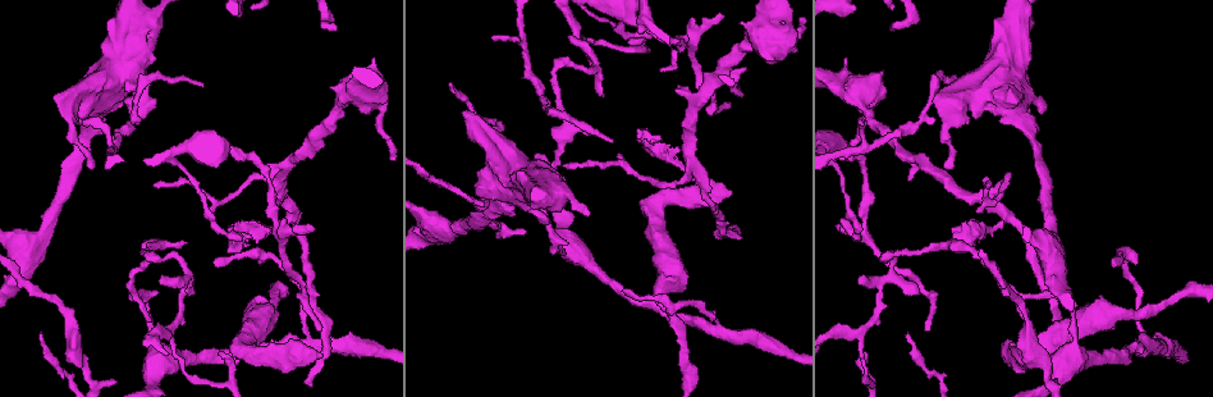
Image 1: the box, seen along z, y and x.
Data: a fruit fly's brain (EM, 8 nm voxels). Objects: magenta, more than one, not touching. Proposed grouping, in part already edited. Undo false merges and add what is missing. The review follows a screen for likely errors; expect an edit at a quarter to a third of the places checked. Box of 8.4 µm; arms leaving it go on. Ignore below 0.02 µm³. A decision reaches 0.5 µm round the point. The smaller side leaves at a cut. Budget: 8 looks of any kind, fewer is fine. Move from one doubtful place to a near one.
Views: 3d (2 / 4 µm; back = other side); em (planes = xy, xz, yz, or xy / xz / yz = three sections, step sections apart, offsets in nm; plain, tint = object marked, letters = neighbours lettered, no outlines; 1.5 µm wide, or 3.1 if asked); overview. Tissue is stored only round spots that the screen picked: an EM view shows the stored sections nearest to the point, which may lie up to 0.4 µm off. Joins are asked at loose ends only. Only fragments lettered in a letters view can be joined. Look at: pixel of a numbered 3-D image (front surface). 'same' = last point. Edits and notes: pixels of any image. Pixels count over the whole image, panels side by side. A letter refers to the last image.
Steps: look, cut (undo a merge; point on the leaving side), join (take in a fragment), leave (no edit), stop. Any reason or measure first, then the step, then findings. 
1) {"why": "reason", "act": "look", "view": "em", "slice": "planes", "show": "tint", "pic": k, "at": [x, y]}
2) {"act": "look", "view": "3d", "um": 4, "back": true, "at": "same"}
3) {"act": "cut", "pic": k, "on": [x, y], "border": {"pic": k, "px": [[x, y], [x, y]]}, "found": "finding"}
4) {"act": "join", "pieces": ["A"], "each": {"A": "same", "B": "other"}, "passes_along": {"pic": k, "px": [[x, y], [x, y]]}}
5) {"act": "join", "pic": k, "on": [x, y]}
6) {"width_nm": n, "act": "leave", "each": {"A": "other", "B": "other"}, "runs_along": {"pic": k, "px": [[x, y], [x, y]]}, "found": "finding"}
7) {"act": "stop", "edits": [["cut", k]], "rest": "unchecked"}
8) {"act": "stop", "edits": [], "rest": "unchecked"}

{"why": "tapers out", "act": "look", "view": "3d", "um": 4, "pic": 1, "at": [188, 242]}

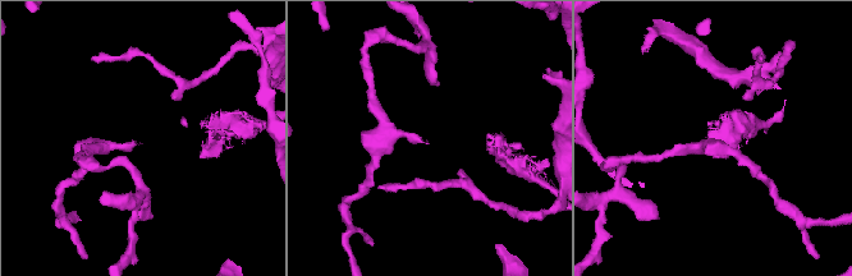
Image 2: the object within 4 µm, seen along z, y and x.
{"act": "look", "view": "em", "slice": "xy", "step": 8, "show": "plain", "pic": 2, "at": [142, 143]}

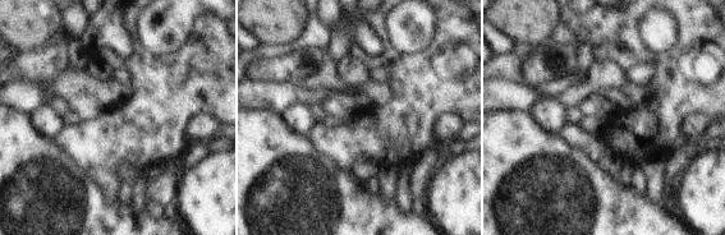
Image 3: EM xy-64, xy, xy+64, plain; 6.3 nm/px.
{"act": "look", "view": "em", "slice": "xy", "step": 8, "show": "letters", "at": "same"}

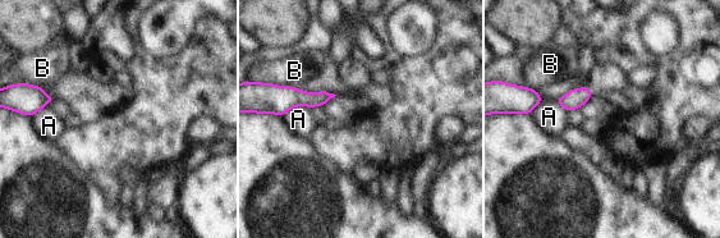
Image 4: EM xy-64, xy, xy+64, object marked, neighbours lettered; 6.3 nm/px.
{"act": "leave", "each": {"A": "other", "B": "other"}, "found": "none of them fits"}

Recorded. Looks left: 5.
{"why": "thick turns thin", "act": "look", "view": "em", "slice": "planes", "show": "plain", "pic": 1, "at": [179, 167]}

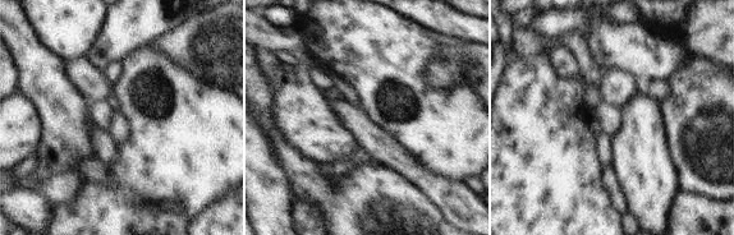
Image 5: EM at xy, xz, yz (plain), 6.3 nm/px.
{"why": "what lies round it", "act": "look", "view": "em", "slice": "planes", "show": "letters", "at": "same"}

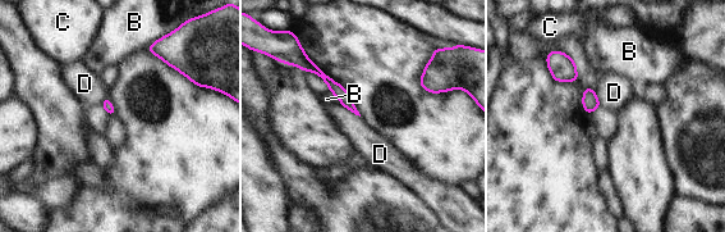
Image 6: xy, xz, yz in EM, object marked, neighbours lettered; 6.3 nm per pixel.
{"width_nm": 50, "act": "leave", "each": {"B": "other", "C": "other", "D": "other"}, "runs_along": {"pic": 6, "px": [[310, 68], [315, 68], [352, 108]]}, "found": "one neuron here"}

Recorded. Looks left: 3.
{"why": "three-way junction", "act": "look", "view": "em", "slice": "xy", "step": 4, "show": "letters", "pic": 1, "at": [865, 326]}

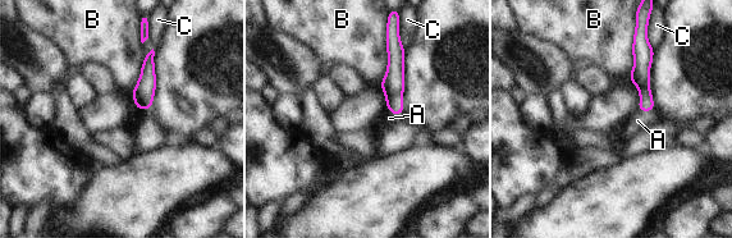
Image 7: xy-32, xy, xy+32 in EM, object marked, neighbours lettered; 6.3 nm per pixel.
{"act": "leave", "each": {"A": "other", "B": "other", "C": "other"}, "border": {"pic": 7, "px": [[387, 39], [387, 72], [379, 85]]}, "found": "one neuron here"}

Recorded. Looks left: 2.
{"act": "stop", "edits": [], "rest": "unchecked"}

